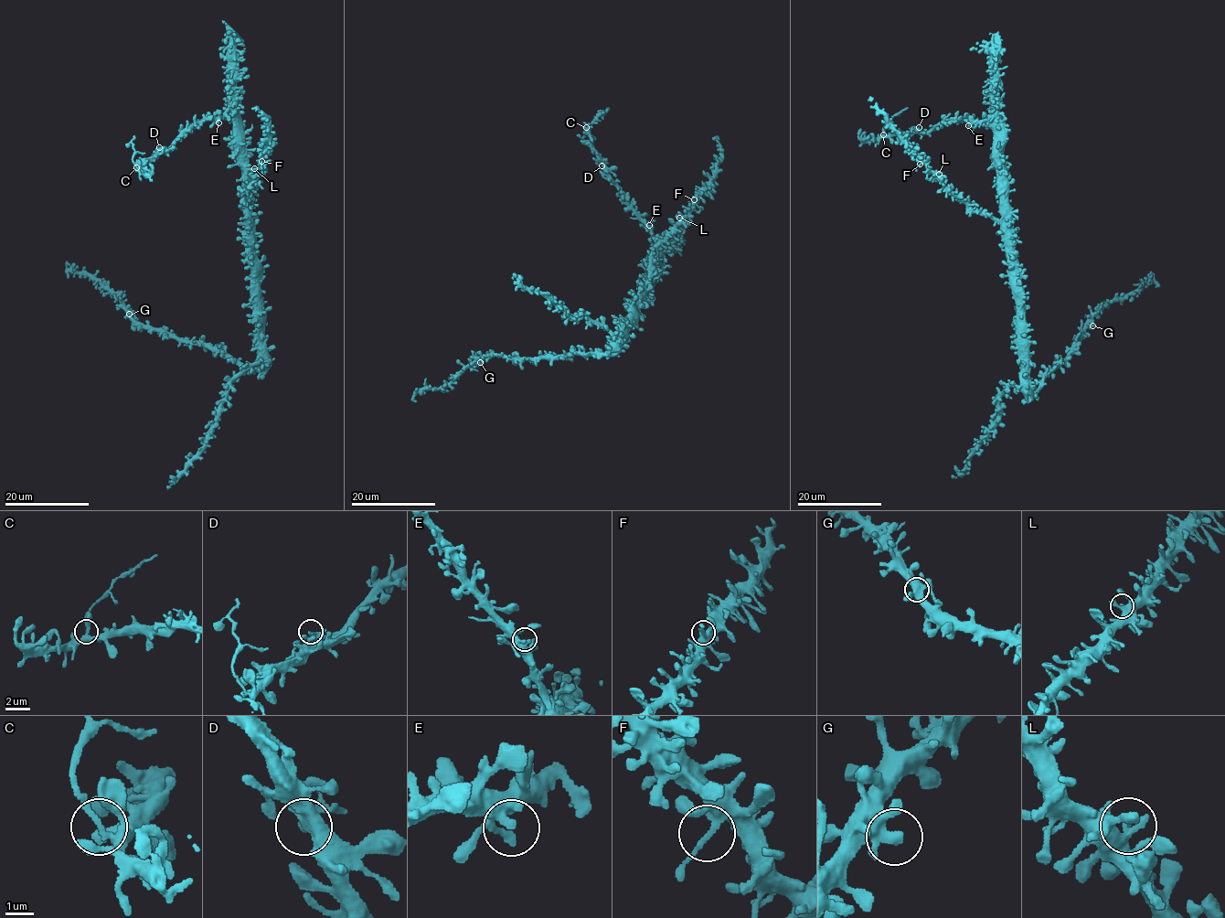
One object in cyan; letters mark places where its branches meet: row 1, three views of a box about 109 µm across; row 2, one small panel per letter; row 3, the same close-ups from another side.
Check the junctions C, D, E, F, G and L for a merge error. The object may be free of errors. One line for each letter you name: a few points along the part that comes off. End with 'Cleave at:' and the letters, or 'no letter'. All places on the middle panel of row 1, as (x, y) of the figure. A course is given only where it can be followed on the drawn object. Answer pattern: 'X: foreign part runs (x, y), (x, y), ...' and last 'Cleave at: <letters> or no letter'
C: foreign part runs (585, 127), (584, 144)
Cleave at: C

